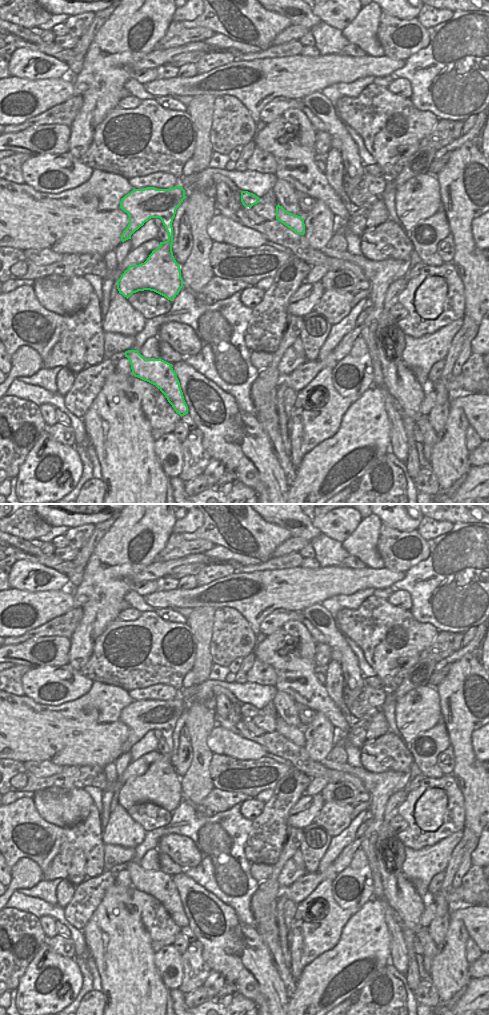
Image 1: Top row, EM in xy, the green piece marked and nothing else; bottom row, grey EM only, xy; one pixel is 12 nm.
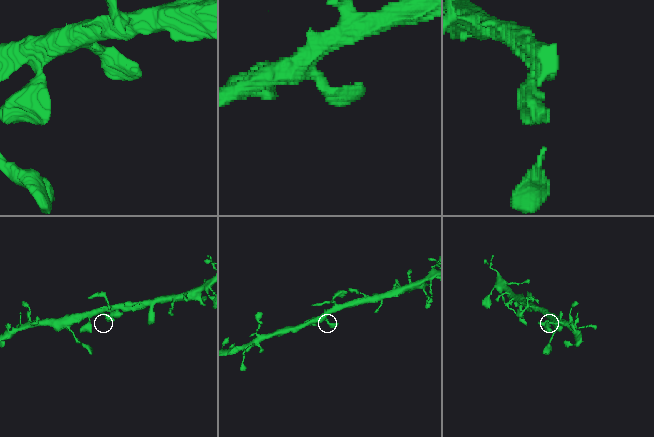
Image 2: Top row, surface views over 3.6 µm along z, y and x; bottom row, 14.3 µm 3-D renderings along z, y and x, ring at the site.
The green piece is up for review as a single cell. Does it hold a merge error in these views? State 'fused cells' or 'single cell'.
single cell

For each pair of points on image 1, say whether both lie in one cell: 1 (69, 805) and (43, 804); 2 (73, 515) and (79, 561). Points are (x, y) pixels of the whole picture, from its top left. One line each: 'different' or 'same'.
1: same
2: different

